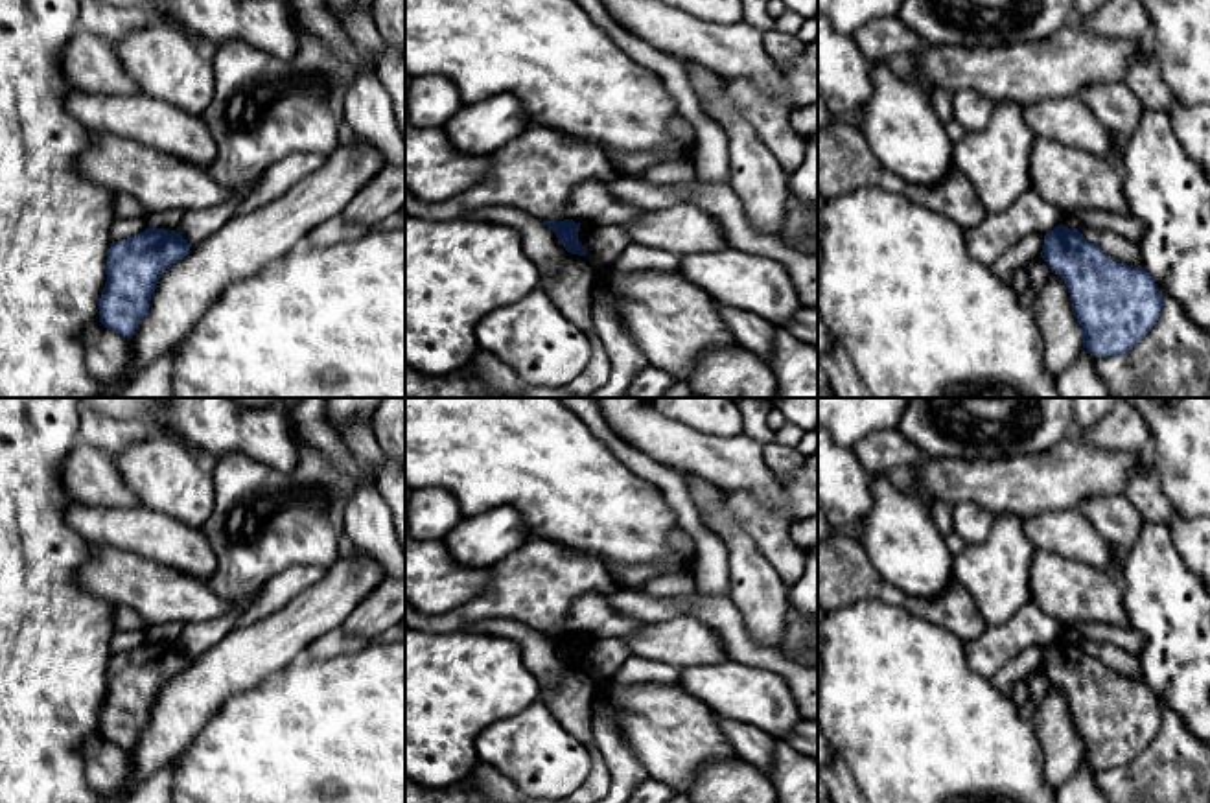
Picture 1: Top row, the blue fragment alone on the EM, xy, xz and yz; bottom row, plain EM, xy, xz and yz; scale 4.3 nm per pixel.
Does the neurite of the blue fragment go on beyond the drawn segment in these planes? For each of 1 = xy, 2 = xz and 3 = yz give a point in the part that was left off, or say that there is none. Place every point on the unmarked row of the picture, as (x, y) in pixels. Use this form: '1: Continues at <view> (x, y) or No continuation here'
1: No continuation here
2: No continuation here
3: No continuation here

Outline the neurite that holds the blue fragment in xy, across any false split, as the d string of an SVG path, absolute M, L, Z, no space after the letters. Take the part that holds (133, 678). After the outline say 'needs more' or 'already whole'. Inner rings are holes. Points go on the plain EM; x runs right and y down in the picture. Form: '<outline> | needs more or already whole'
M145 641L112 654L107 667L107 694L99 709L99 735L127 751L149 724L158 691L180 674L192 658L177 645Z | already whole

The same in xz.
M573 632L564 634L543 634L558 650L558 654L565 659L571 667L586 669L586 658L578 654L580 635Z | already whole

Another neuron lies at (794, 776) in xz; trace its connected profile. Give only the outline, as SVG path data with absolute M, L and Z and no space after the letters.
M779 740L770 781L775 788L777 803L818 803L818 761Z

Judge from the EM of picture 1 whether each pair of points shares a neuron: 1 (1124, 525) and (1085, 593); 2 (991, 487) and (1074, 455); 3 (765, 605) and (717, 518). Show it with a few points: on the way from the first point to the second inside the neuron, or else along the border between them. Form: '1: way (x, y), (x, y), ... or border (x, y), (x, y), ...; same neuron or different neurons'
1: way (1105, 540), (1085, 560), (1085, 575); same neuron
2: way (1012, 485), (1032, 485), (1054, 476); same neuron
3: way (754, 582), (737, 540); same neuron

